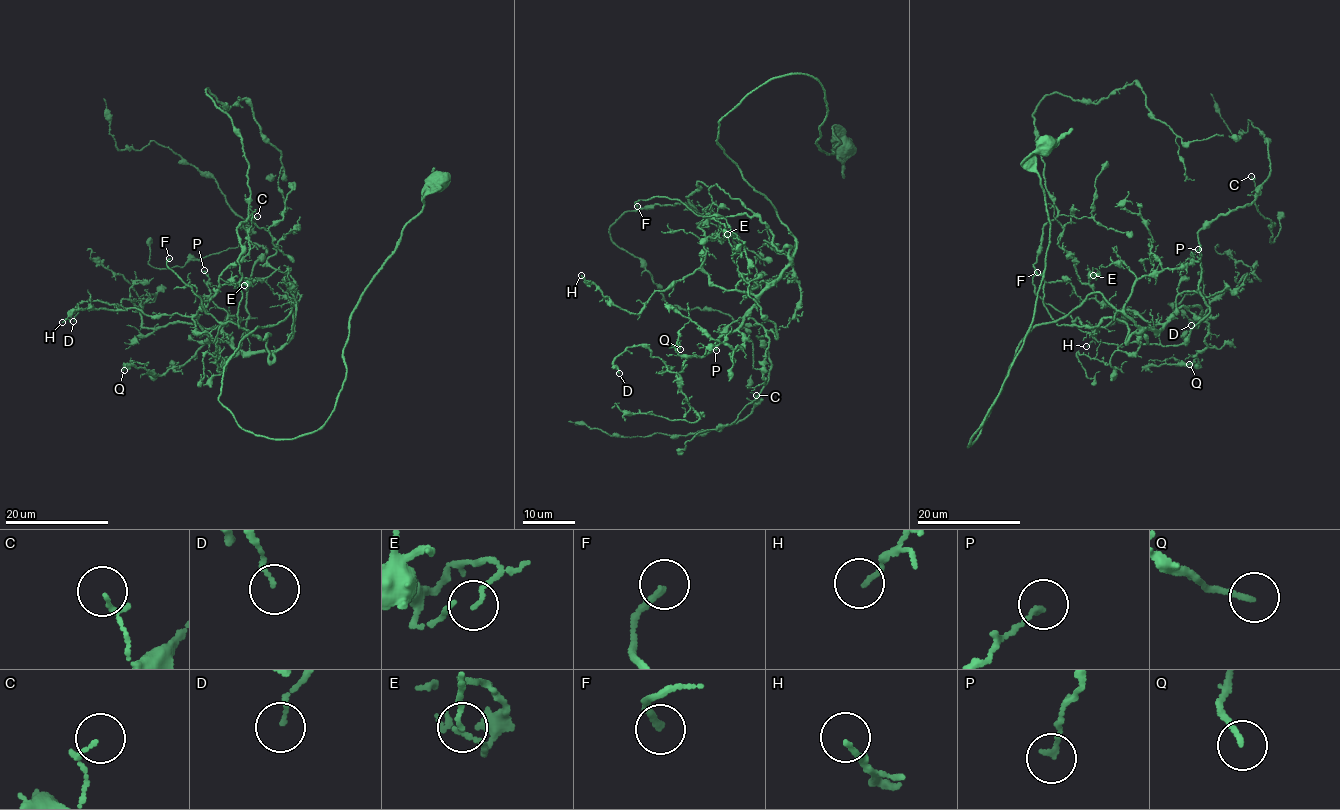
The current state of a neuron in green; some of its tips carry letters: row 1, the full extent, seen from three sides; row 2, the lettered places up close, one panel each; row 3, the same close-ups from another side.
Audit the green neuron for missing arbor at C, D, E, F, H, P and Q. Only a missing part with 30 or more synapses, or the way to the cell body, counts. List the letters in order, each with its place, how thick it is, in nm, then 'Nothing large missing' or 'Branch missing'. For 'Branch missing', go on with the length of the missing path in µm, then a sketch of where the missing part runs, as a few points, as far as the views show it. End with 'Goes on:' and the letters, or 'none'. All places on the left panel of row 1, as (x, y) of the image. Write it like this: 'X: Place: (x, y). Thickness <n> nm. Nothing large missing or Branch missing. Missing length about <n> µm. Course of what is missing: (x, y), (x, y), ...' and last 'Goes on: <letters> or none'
C: Place: (257, 216). Thickness 110 nm. Nothing large missing
D: Place: (73, 321). Thickness 110 nm. Nothing large missing
E: Place: (244, 285). Thickness 110 nm. Nothing large missing
F: Place: (169, 258). Thickness 200 nm. Branch missing. Missing length about 60 µm. Course of what is missing: (169, 258), (172, 221), (182, 203), (169, 186), (170, 74), (131, 74)
H: Place: (62, 322). Thickness 140 nm. Nothing large missing
P: Place: (204, 270). Thickness 150 nm. Nothing large missing
Q: Place: (124, 370). Thickness 160 nm. Nothing large missing
Goes on: F

